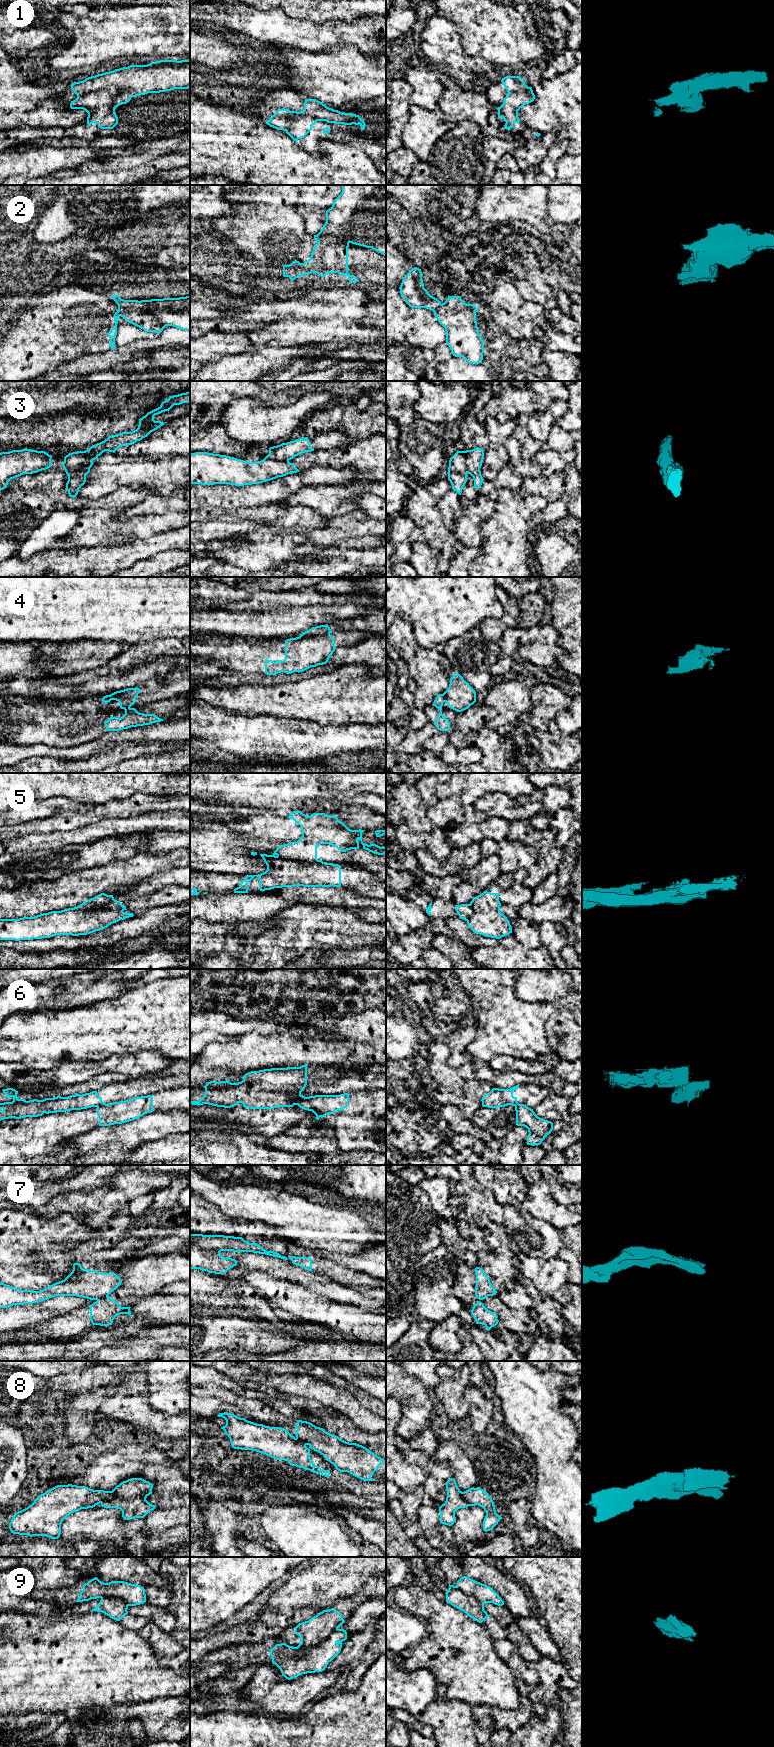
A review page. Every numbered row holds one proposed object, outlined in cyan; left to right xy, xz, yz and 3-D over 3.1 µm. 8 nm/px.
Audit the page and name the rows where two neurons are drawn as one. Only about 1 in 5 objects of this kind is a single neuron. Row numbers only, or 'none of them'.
1, 2, 3, 4, 5, 6, 7, 8, 9

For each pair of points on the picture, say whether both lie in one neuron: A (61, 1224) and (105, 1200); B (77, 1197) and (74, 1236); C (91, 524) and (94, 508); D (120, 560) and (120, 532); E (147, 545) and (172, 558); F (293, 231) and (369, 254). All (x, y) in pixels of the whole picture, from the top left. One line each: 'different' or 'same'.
A: different
B: different
C: same
D: different
E: different
F: same

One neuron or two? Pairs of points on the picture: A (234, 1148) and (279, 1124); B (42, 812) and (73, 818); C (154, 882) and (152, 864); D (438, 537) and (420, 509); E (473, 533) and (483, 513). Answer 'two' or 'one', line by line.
A: two
B: two
C: two
D: one
E: one

